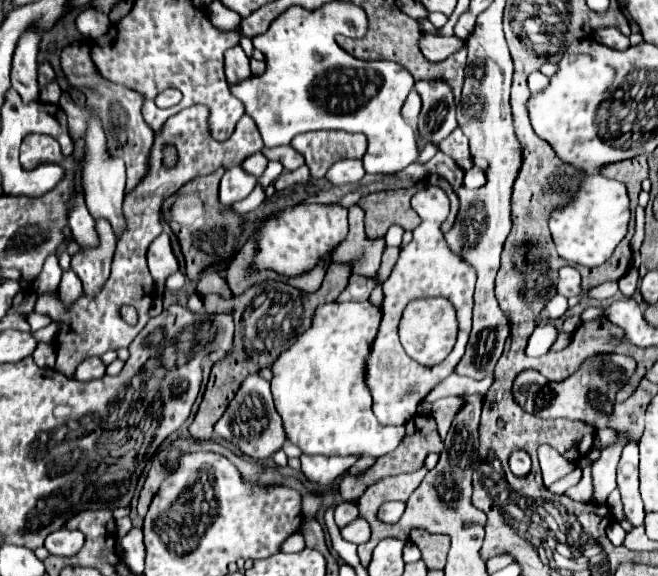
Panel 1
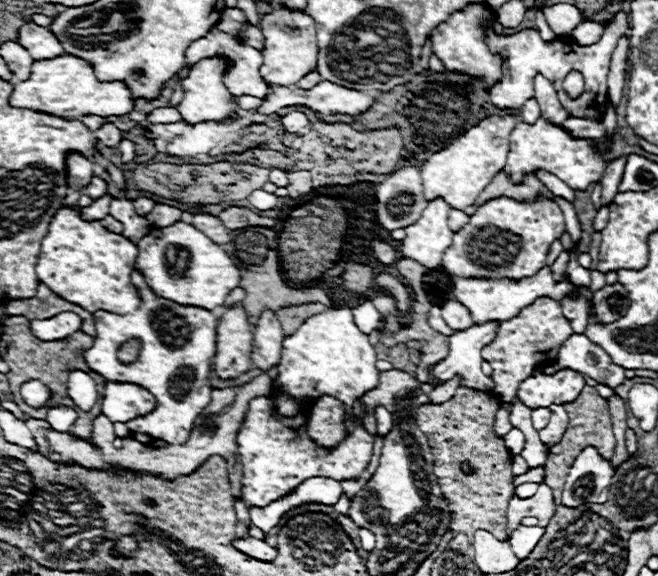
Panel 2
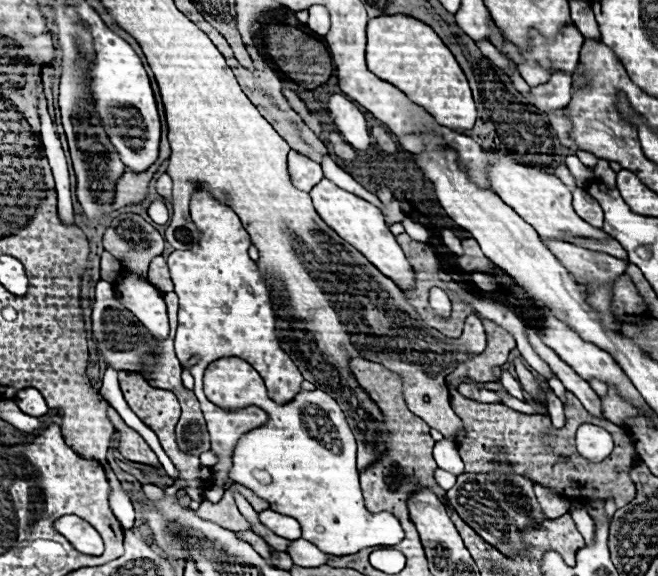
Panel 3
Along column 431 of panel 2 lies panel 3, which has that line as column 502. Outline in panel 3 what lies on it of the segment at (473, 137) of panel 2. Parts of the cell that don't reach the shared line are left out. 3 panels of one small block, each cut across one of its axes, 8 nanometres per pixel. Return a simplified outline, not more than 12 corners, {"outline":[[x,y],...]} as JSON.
{"outline":[[490,156],[494,192],[540,238],[610,236],[572,208],[560,178]]}

